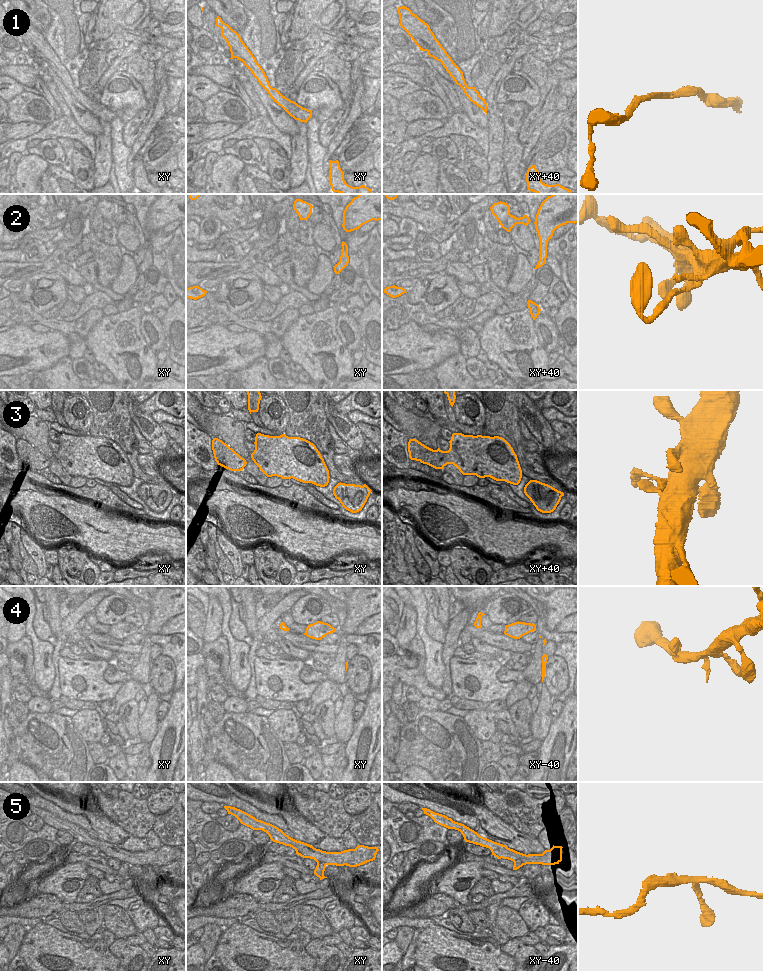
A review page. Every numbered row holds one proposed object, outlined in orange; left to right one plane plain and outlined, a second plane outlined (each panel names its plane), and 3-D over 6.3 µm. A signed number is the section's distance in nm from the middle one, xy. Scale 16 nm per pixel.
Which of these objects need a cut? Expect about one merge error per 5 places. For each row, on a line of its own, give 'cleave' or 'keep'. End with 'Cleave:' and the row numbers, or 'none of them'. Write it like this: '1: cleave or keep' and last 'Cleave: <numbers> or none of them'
1: keep
2: keep
3: keep
4: keep
5: keep
Cleave: none of them

